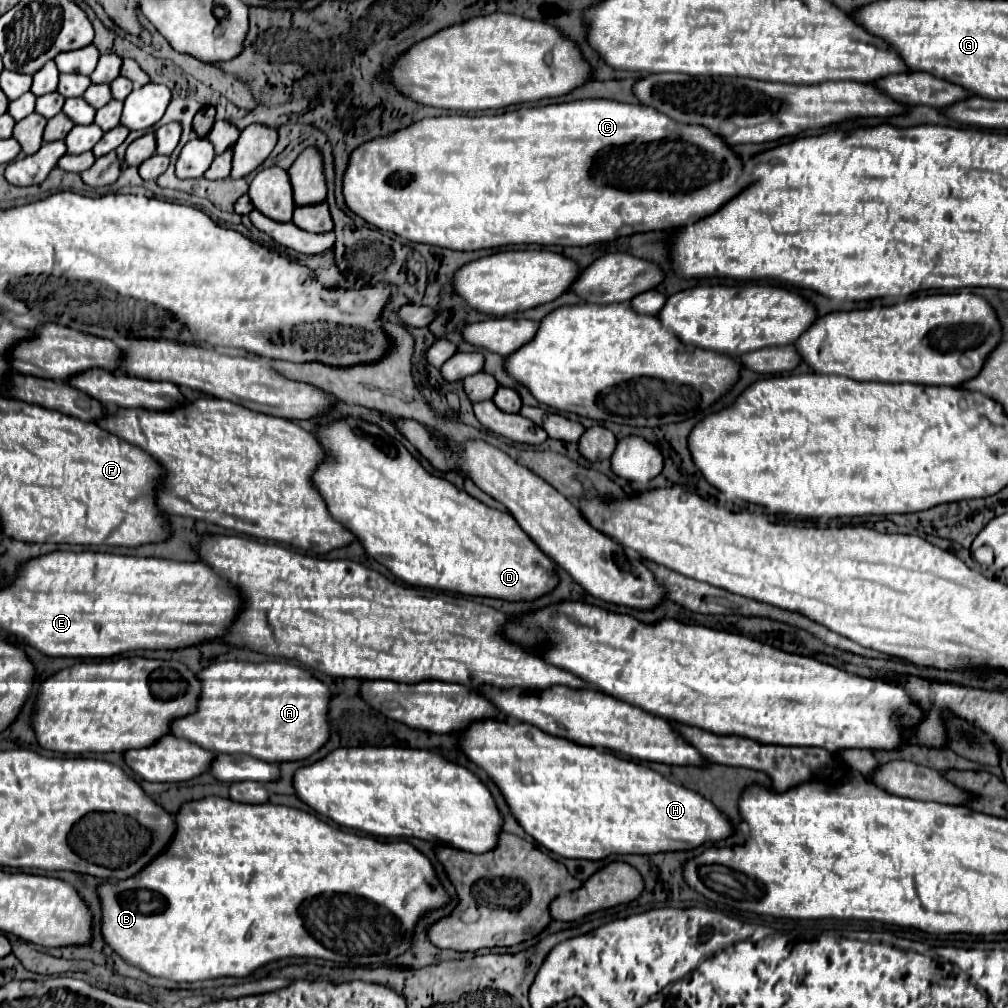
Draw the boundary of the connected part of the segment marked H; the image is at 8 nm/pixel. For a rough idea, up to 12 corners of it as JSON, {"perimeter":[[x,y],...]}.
{"perimeter":[[480,721],[460,747],[560,857],[734,831],[650,767]]}

